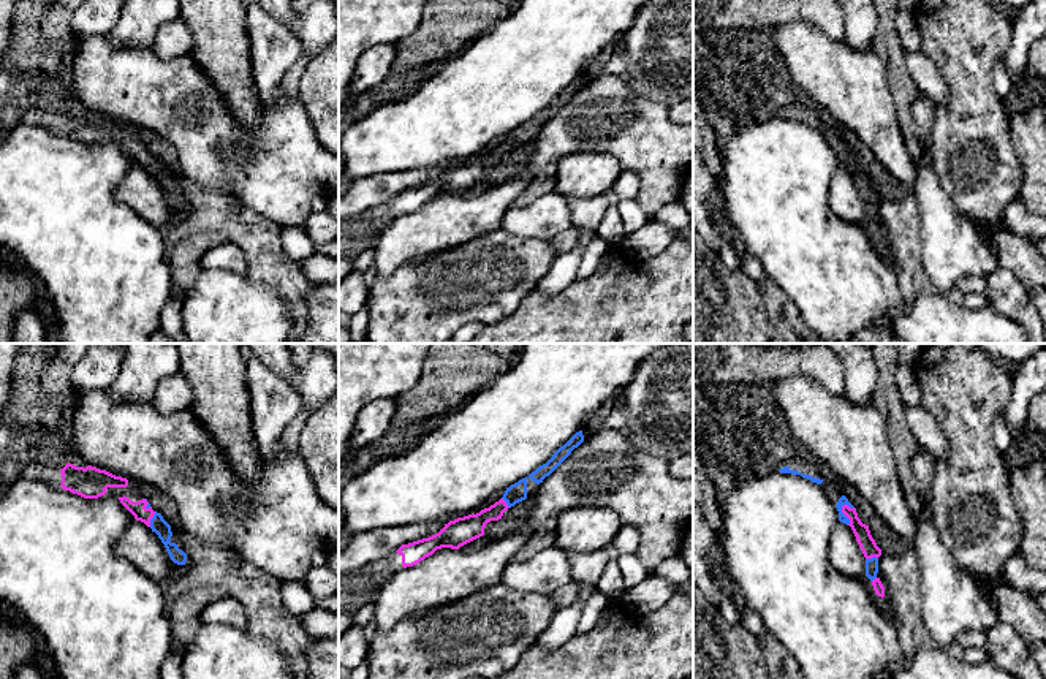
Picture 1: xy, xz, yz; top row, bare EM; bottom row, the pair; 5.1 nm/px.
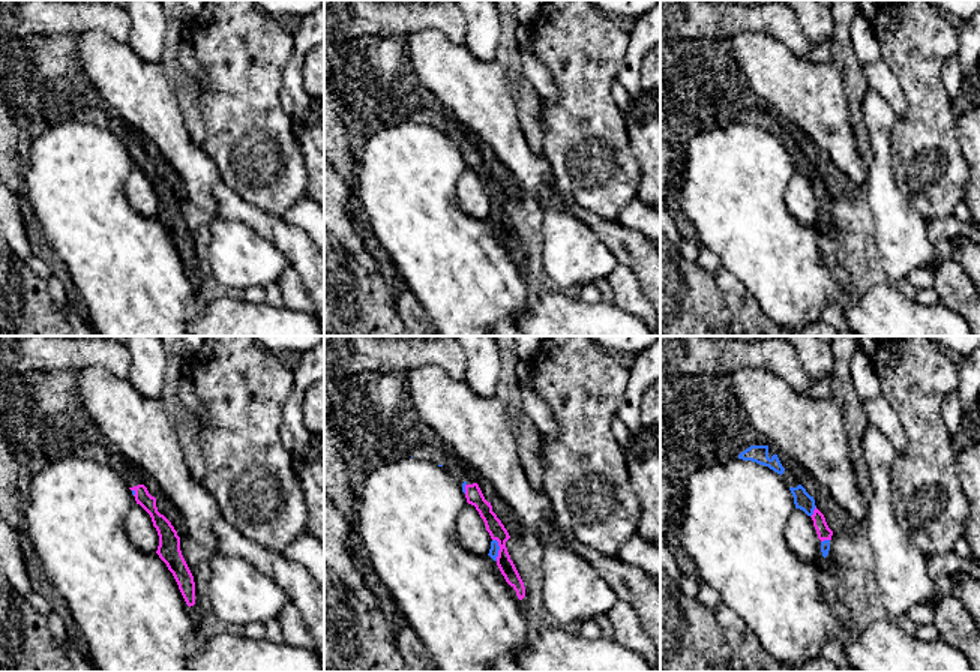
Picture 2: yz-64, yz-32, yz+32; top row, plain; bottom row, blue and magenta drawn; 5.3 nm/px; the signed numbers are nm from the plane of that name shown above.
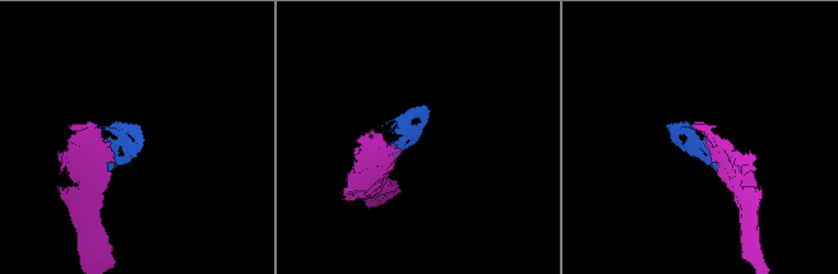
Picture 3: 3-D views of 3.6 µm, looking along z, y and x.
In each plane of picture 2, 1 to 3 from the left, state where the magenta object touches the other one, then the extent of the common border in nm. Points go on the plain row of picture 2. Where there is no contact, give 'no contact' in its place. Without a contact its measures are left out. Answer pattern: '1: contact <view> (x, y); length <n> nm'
1: contact yz-64 (134, 156); length 40 nm
2: contact yz-32 (499, 213); length 120 nm
3: contact yz+32 (812, 176); length 70 nm

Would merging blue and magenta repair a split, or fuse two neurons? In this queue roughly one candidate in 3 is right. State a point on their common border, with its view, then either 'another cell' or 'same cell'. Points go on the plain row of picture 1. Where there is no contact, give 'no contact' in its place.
yz (844, 160) | same cell

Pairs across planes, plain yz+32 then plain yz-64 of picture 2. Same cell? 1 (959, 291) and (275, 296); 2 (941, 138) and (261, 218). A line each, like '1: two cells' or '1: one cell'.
1: two cells
2: two cells

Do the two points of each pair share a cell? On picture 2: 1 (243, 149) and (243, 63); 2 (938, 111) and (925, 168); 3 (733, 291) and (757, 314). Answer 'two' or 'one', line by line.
1: one
2: one
3: one

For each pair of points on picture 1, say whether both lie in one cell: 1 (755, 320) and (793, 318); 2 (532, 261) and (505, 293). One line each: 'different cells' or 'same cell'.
1: different cells
2: same cell

